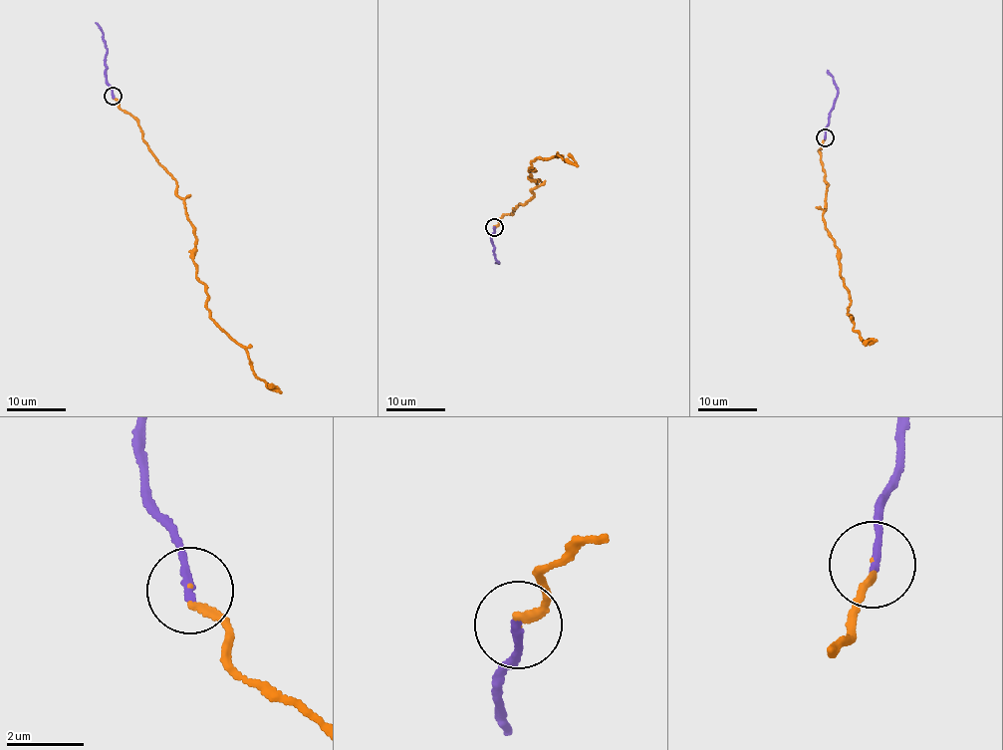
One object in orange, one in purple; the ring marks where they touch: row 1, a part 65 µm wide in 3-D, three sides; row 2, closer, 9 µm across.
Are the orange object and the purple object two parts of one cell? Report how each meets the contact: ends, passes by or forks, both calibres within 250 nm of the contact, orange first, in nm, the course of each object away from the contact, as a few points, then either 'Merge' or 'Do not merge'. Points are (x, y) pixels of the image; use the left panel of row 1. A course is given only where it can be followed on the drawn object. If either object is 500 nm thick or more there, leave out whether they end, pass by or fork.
At the ring orange ends. At the ring purple ends. Thickness 120 nm (orange) against 200 nm. Course of orange: (113, 95), (175, 180), (210, 319), (246, 350), (257, 376), (281, 393). Course of purple: (113, 96), (112, 86), (106, 79), (107, 48), (102, 28), (95, 22). Merge

